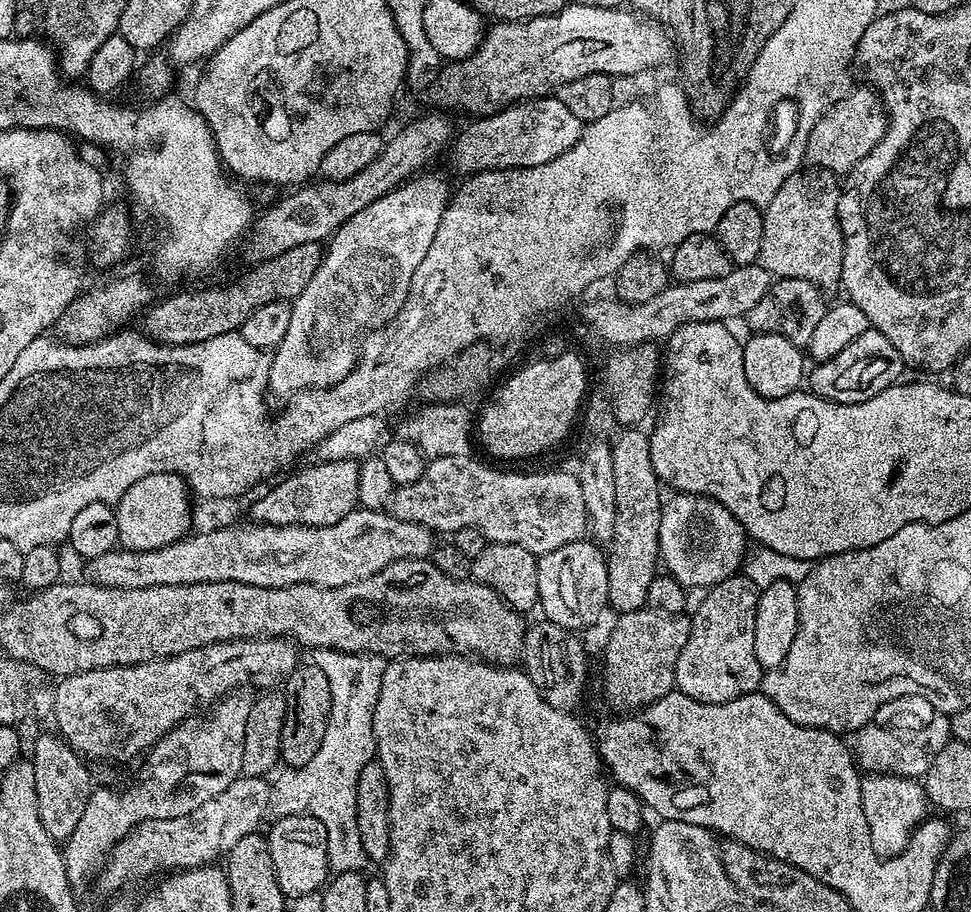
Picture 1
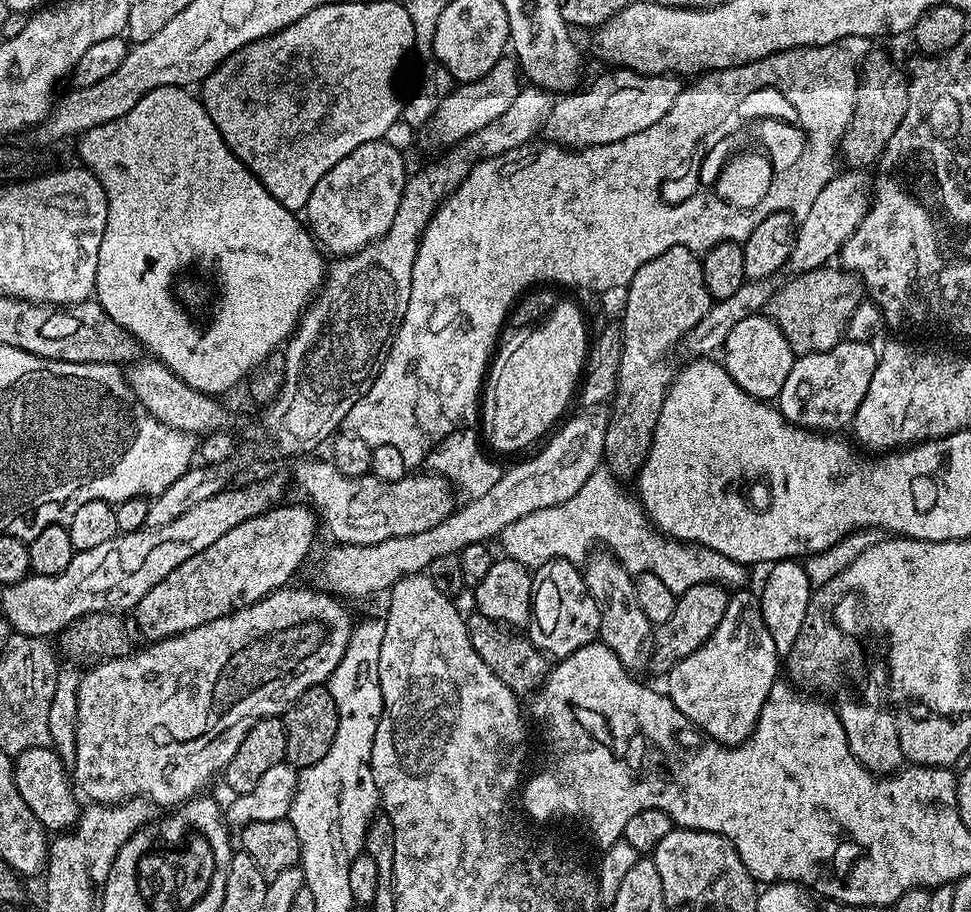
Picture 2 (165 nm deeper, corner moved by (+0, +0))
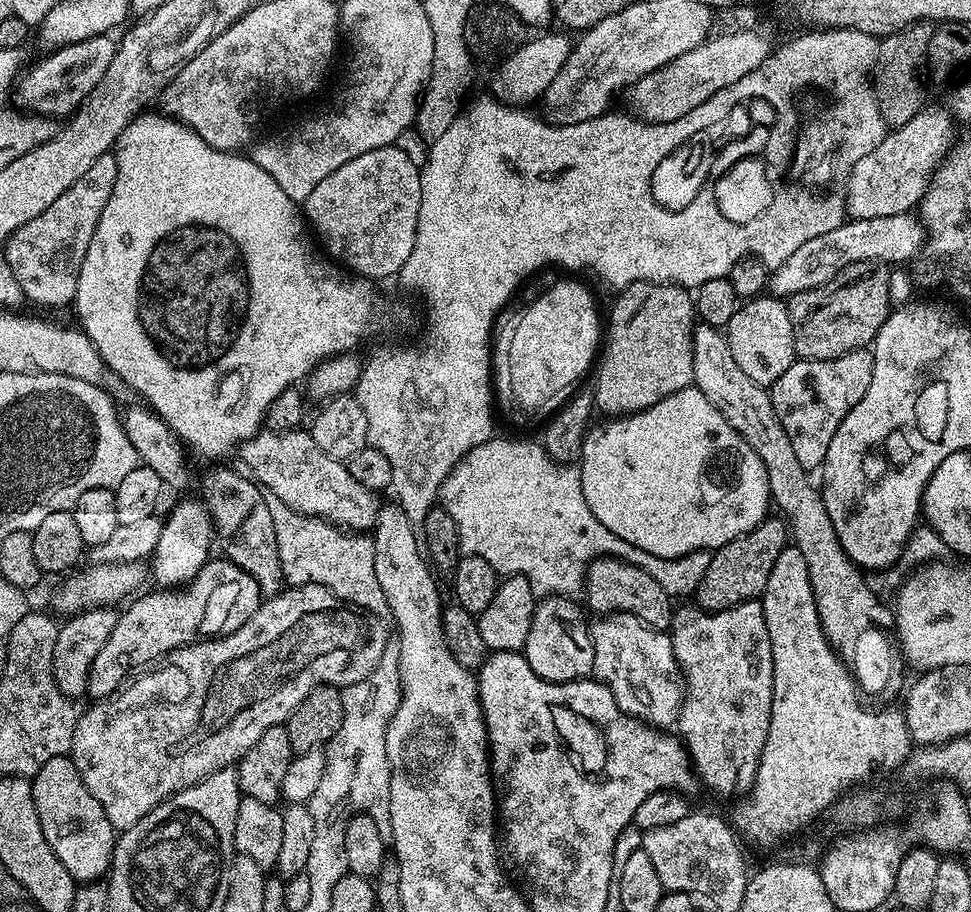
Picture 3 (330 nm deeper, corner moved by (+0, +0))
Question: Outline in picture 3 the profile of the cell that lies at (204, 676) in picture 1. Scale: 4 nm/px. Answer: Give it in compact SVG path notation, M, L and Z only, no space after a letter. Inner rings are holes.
M301 584L285 587L277 592L275 596L265 599L261 603L260 609L242 626L238 626L238 630L234 630L228 636L204 638L199 642L189 642L184 648L176 648L173 652L168 653L163 662L133 675L127 683L117 688L110 695L105 696L103 700L89 703L89 708L85 712L83 709L77 715L70 758L74 762L82 782L86 782L86 790L90 790L90 794L94 794L94 798L98 798L102 810L106 810L106 818L112 823L113 829L123 830L134 826L142 818L146 818L146 814L150 814L150 810L154 810L169 796L202 782L220 768L227 768L239 762L246 754L246 750L250 750L250 746L254 746L254 742L258 742L258 738L262 738L262 734L266 734L266 730L270 730L270 726L284 724L287 721L288 715L299 706L302 698L306 698L306 694L310 694L312 688L317 688L321 684L331 684L332 687L343 690L349 684L362 682L375 670L378 658L382 658L382 650L390 642L390 636L388 636L388 632L384 627L386 627L385 621L379 620L376 616L369 616L367 612L345 604L343 600L339 600L334 596L329 588L324 588L320 584ZM318 634L336 634L336 636L330 636L330 640L326 640L326 638L318 640L318 644L322 646L322 650L326 650L326 654L328 652L338 654L336 658L324 658L326 654L322 654L320 656L324 660L322 666L334 664L334 666L342 666L342 668L292 668L292 646L310 644L308 650L314 650L314 636L318 636Z

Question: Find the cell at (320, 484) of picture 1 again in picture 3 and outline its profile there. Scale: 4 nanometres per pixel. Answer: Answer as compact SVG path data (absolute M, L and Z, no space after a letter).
M209 559L194 579L177 591L180 592L177 596L172 590L156 590L160 592L152 592L149 596L137 595L127 605L129 608L117 615L106 646L98 650L94 666L90 666L87 695L92 696L93 701L103 700L121 687L130 674L167 657L176 648L184 648L201 638L228 636L260 609L262 593L258 582L231 560L219 559Z

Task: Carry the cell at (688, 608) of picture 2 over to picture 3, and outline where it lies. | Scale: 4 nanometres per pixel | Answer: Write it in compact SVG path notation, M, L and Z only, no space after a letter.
M766 518L752 532L723 544L712 552L712 561L696 588L694 600L706 612L721 612L747 600L754 600L764 595L764 587L770 578L770 570L774 570L774 562L778 554L789 543L790 532L785 521Z

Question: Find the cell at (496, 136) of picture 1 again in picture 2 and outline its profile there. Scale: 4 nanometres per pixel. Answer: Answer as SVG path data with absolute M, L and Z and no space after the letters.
M631 68L604 71L608 72L602 73L588 89L585 87L555 101L543 131L551 143L579 150L630 138L630 134L638 134L638 130L646 130L646 126L662 122L662 118L666 118L666 110L674 106L674 100L682 89L681 77L675 74L651 76L634 72Z

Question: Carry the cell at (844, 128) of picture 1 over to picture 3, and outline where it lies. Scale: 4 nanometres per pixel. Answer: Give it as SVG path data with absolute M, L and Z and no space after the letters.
M921 22L892 32L880 40L872 67L872 86L876 90L880 113L889 129L900 128L910 122L910 118L914 118L914 114L918 114L925 107L924 84L920 81L920 71L925 71L926 68L932 30L931 23Z

